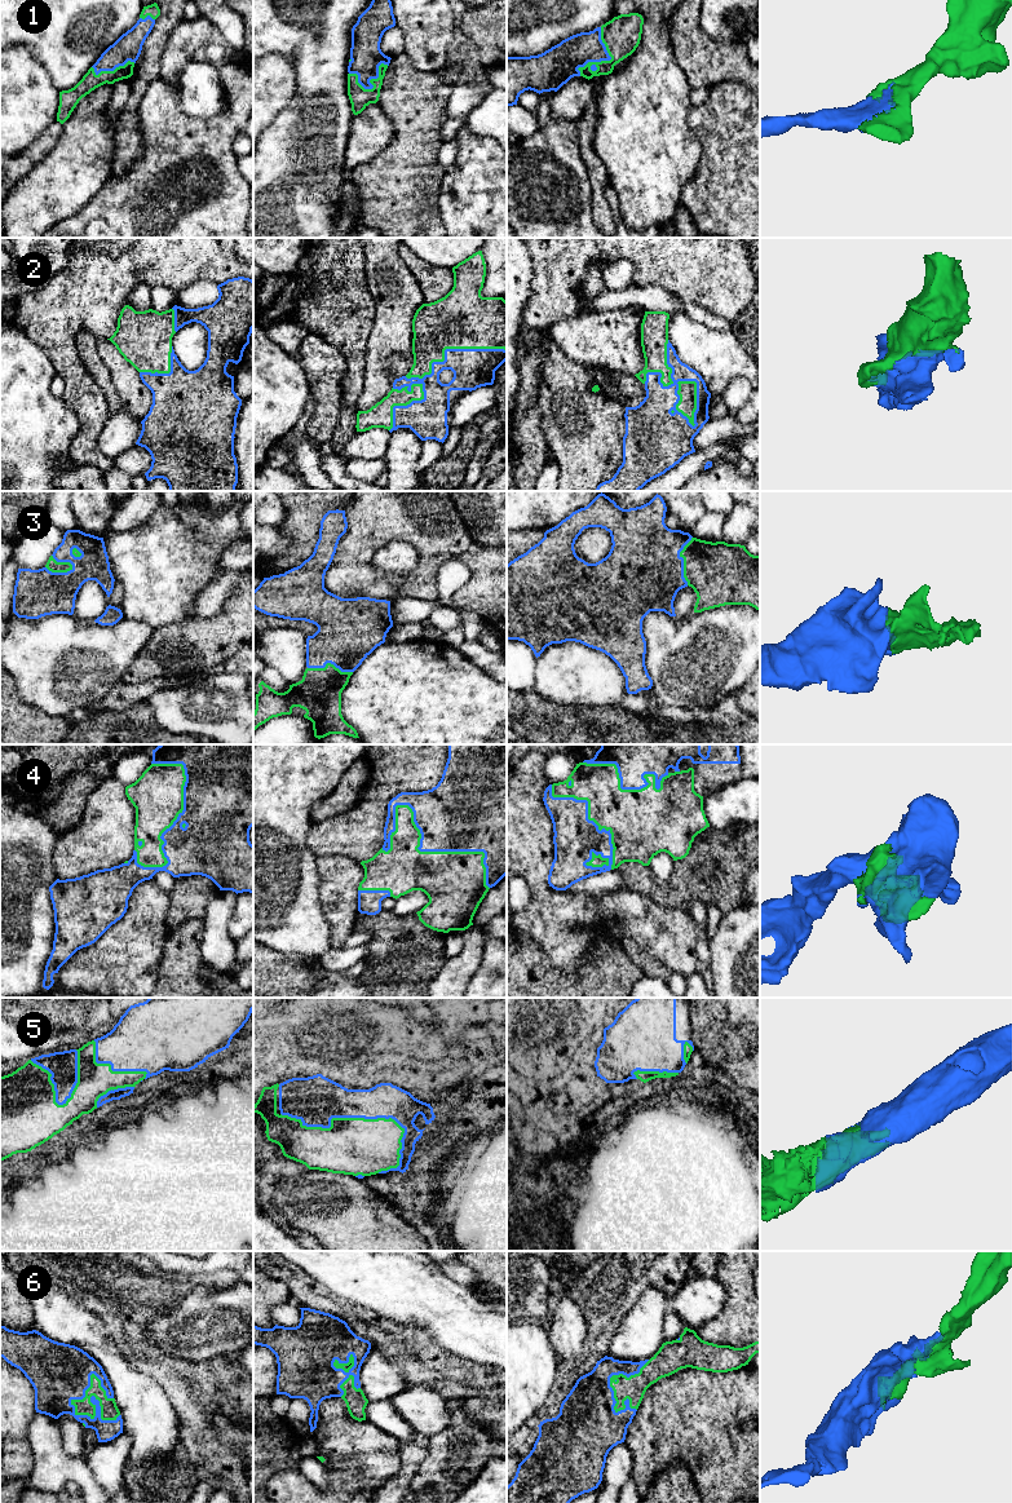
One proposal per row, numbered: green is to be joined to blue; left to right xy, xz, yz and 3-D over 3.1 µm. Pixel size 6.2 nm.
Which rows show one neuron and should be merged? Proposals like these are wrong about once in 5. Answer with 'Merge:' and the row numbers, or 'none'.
Merge: 1, 2, 3, 4, 5, 6

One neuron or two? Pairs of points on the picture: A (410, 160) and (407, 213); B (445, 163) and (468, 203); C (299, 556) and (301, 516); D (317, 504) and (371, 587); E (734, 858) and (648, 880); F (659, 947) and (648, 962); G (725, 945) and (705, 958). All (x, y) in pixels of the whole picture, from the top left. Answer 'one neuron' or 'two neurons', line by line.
A: one neuron
B: two neurons
C: one neuron
D: two neurons
E: one neuron
F: two neurons
G: two neurons

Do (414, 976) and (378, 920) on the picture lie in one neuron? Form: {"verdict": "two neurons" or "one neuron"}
{"verdict": "one neuron"}

